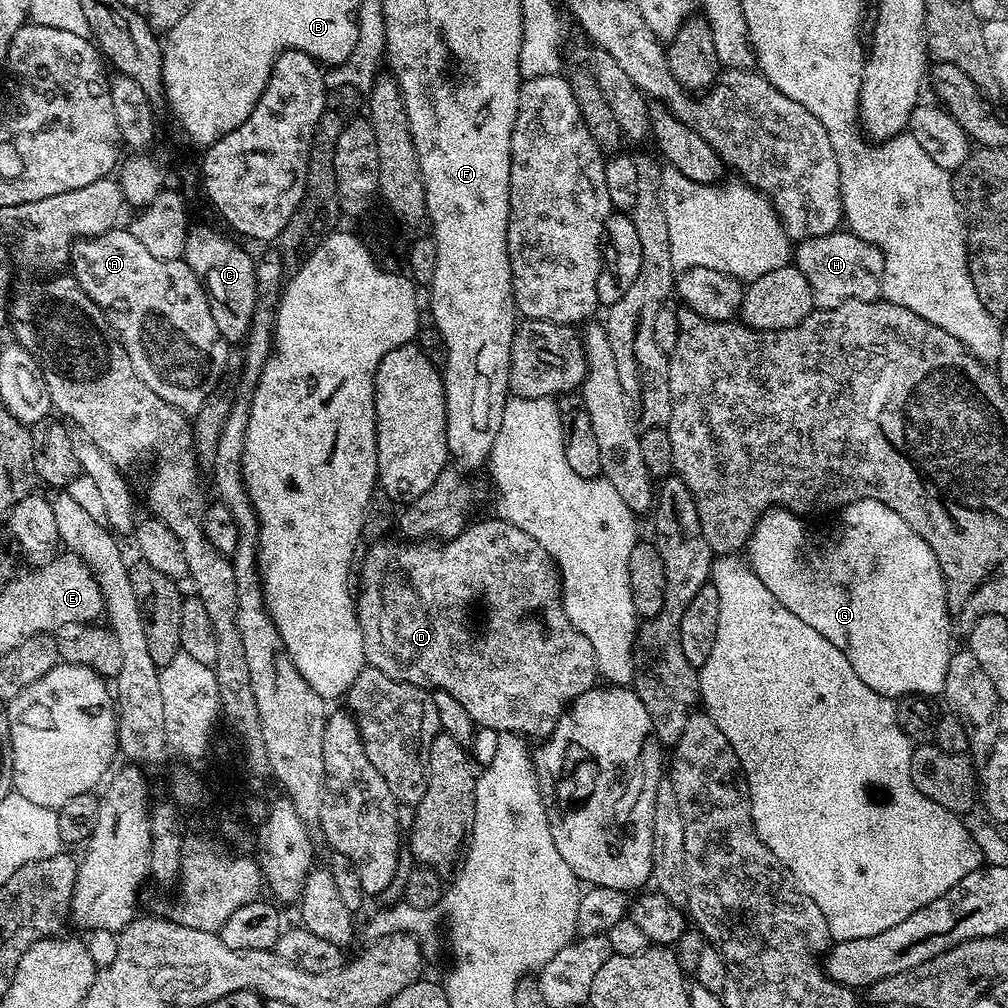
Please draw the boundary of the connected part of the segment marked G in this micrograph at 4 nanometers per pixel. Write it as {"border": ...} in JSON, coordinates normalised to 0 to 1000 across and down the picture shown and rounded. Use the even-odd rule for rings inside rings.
{"border":[[[848,496],[832,509],[833,529],[825,544],[813,549],[802,540],[802,528],[793,511],[781,504],[767,502],[750,517],[740,541],[741,559],[747,567],[784,605],[808,621],[815,633],[827,637],[847,661],[847,669],[871,688],[882,692],[894,690],[932,691],[937,686],[939,661],[944,642],[944,623],[940,620],[940,594],[937,570],[931,562],[927,546],[883,502],[870,496]]]}

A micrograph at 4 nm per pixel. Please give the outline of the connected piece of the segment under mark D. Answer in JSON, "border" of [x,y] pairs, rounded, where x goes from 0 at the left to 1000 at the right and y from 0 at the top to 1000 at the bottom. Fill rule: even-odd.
{"border":[[[491,515],[476,516],[473,520],[465,519],[453,533],[438,542],[441,544],[404,544],[393,536],[373,540],[361,552],[361,566],[356,568],[355,577],[383,577],[383,571],[385,571],[385,669],[387,673],[426,685],[445,686],[450,692],[458,696],[458,700],[465,706],[470,718],[476,722],[488,722],[493,728],[519,728],[524,732],[527,730],[543,732],[547,730],[553,714],[560,709],[563,699],[579,687],[592,682],[593,660],[589,641],[585,641],[585,633],[581,633],[581,629],[572,625],[565,617],[563,610],[560,608],[556,565],[548,551],[533,536],[526,534],[522,526],[510,522],[505,516]],[[475,591],[480,591],[481,597],[484,598],[484,607],[488,612],[484,615],[484,628],[477,633],[476,640],[472,640],[468,636],[468,623],[464,620],[464,602]]]}

